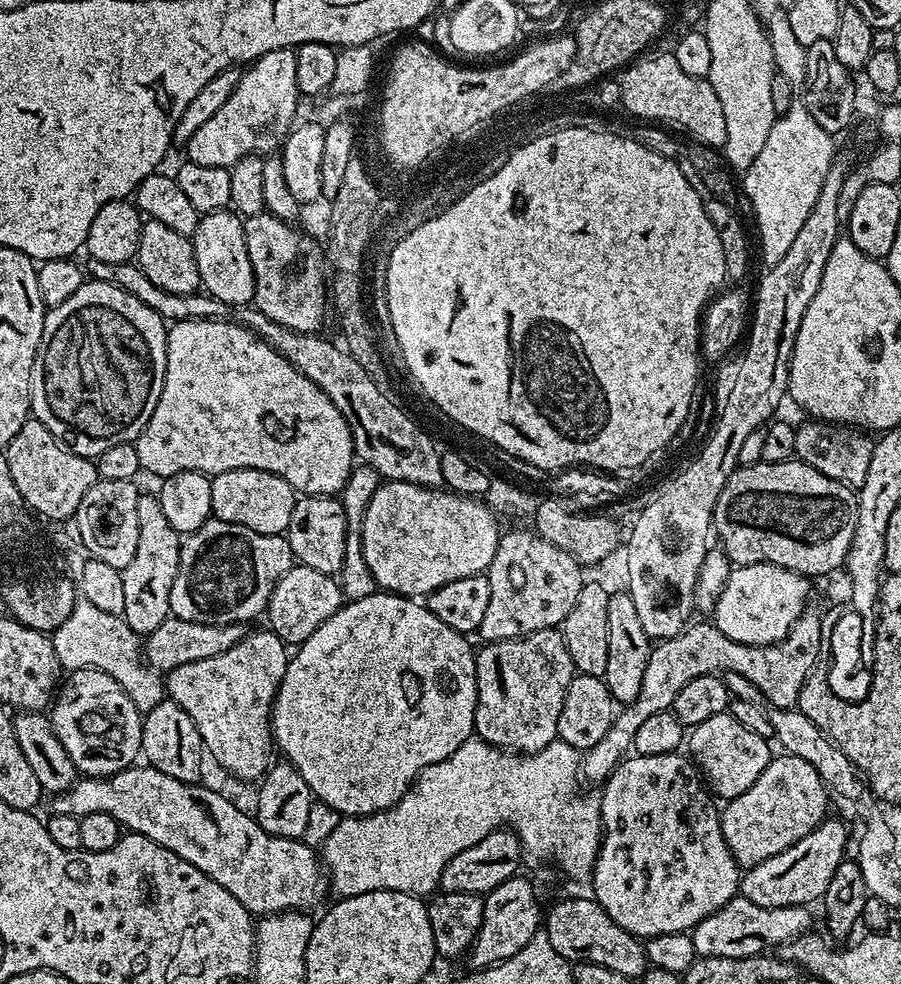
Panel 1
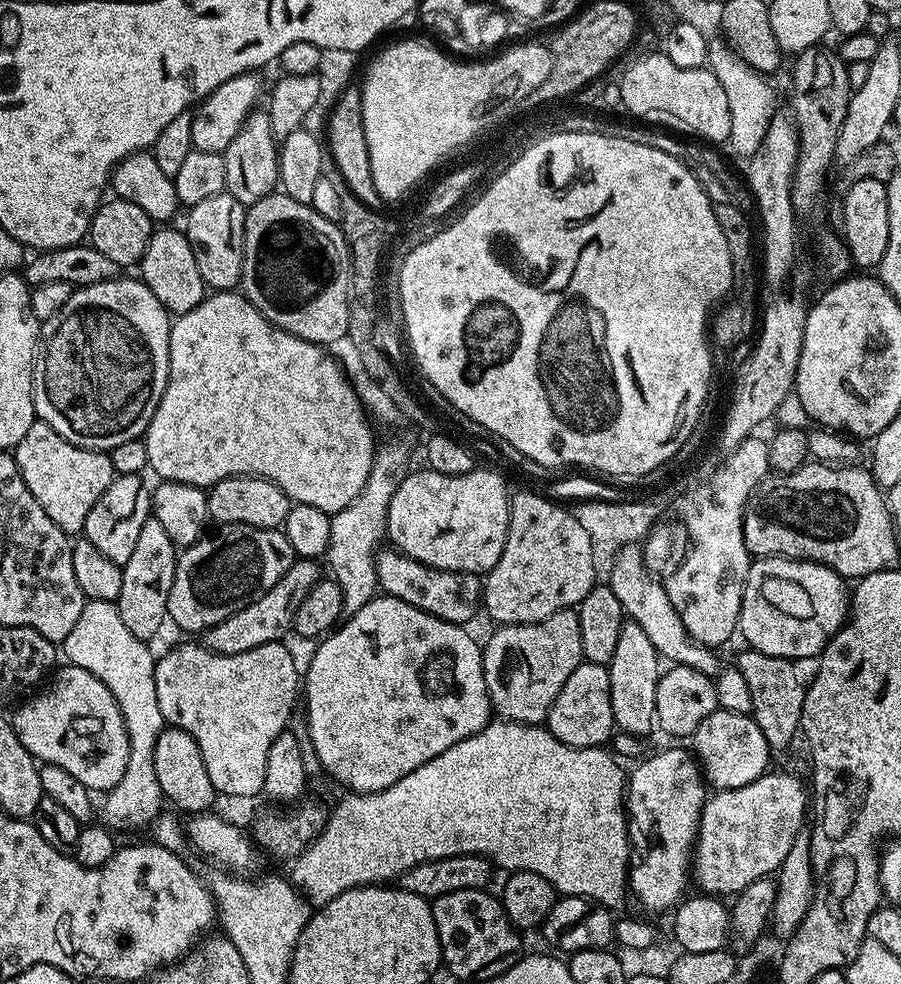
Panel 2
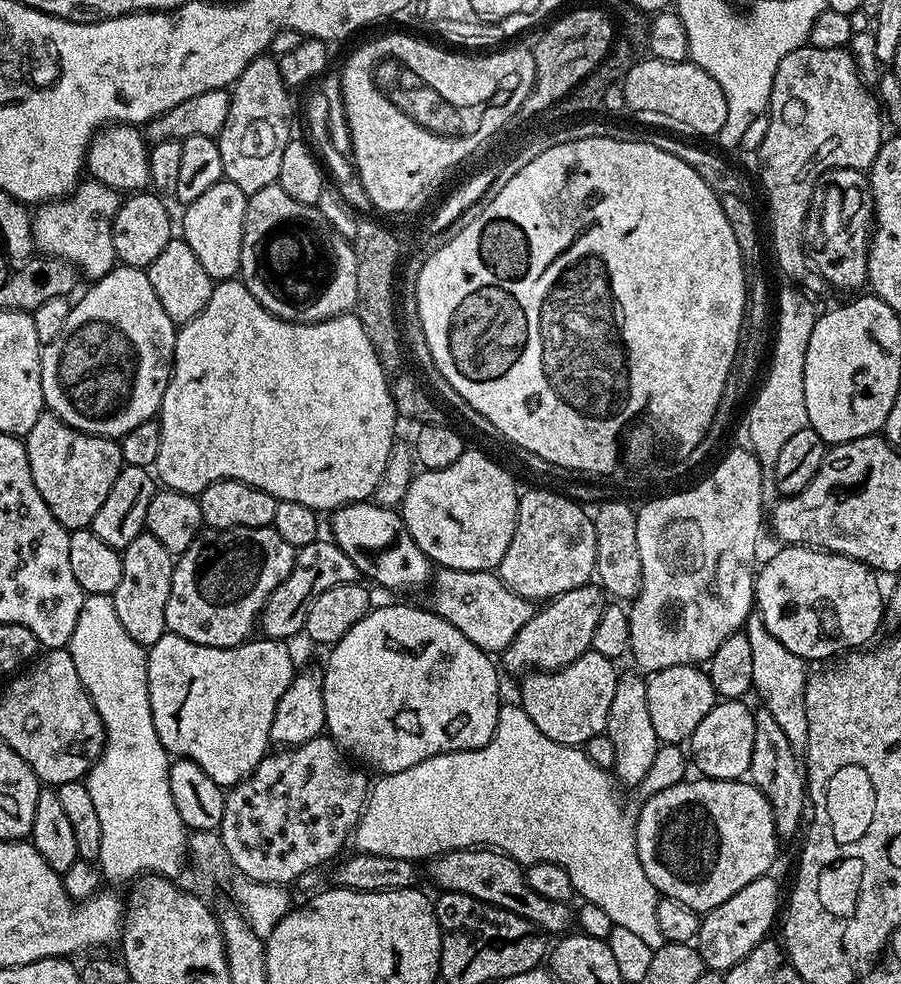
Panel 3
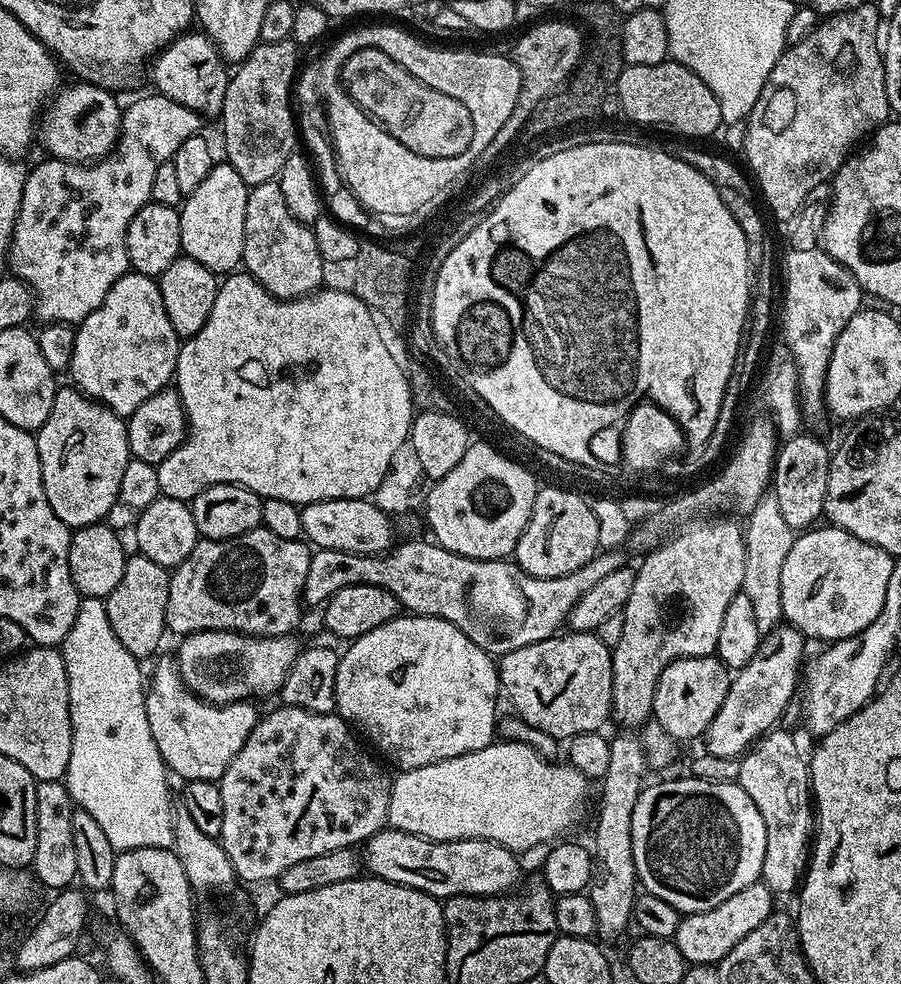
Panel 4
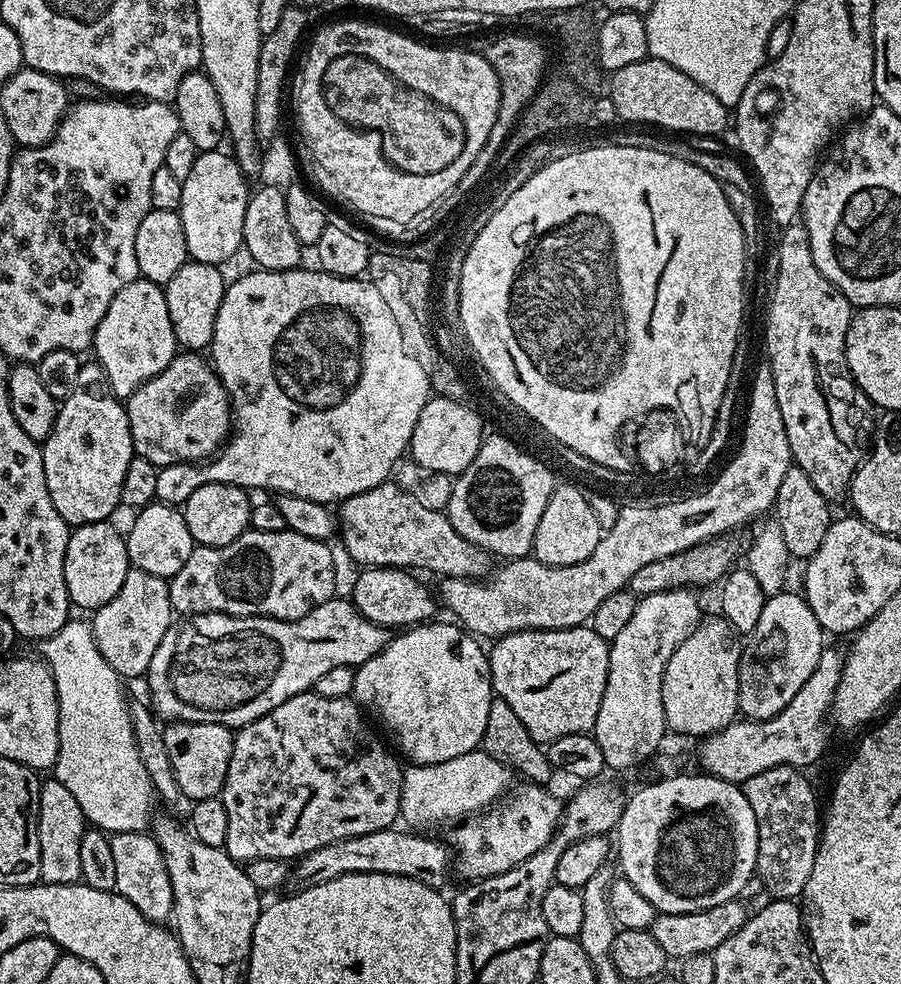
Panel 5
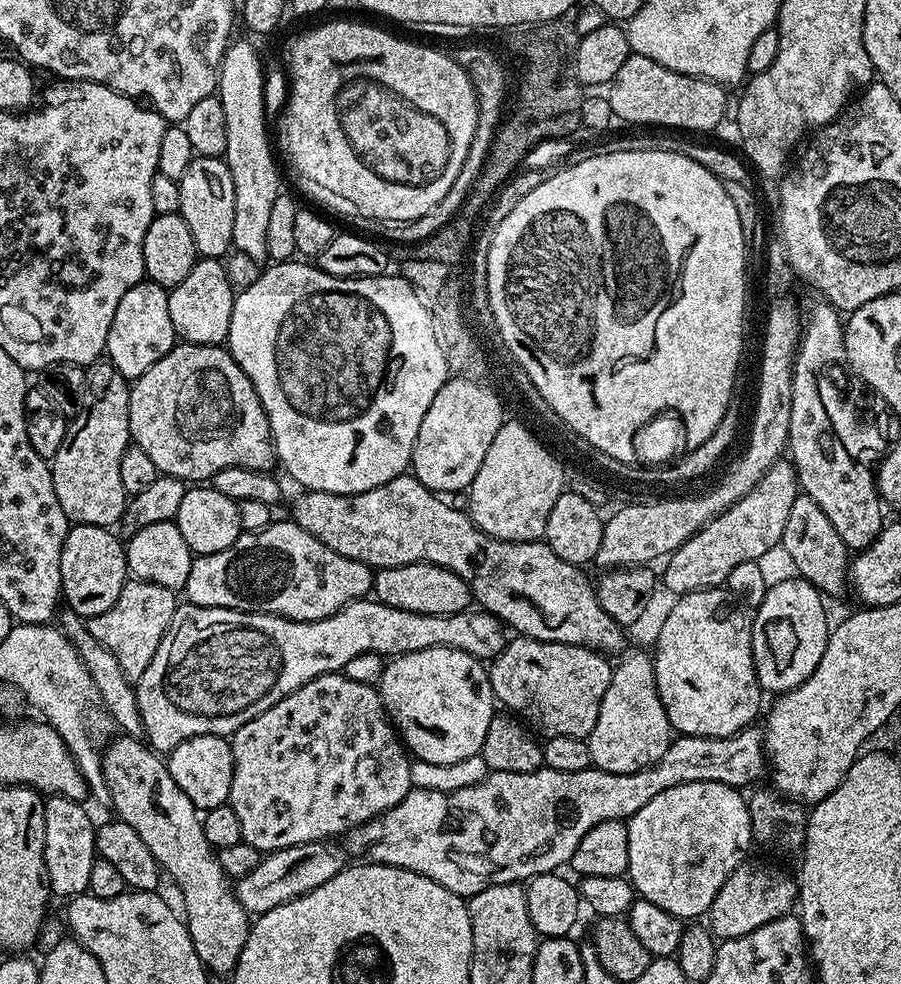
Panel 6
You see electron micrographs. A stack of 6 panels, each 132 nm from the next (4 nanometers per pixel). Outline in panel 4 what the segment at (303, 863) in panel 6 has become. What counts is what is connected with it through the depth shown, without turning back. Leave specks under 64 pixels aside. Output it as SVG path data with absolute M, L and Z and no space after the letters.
M391 826L374 833L362 848L363 867L377 880L422 890L437 898L502 896L511 893L521 883L520 864L516 860L519 860L517 853L498 842L427 840Z

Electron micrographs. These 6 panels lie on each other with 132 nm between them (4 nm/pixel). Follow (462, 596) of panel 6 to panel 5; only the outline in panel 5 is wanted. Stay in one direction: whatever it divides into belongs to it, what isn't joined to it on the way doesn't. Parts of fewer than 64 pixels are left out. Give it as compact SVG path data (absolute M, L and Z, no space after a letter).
M369 568L360 570L352 584L350 599L354 607L370 622L389 630L407 630L423 625L436 612L438 600L426 585L420 584L419 575L403 568Z

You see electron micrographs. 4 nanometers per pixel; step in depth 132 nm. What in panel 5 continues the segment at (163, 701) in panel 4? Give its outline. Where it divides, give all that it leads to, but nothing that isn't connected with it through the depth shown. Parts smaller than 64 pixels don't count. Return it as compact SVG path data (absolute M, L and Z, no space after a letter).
M178 720L169 723L163 729L163 733L166 751L170 756L170 765L173 766L181 797L189 796L189 801L195 802L202 798L220 796L223 793L226 774L230 766L233 729L210 722Z

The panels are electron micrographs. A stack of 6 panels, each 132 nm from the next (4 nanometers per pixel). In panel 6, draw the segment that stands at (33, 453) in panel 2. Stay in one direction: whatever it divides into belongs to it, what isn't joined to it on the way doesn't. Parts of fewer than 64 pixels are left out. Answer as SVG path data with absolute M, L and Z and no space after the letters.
M97 362L87 365L88 377L84 387L82 405L84 409L71 417L66 438L58 446L58 454L50 461L54 494L72 524L89 524L112 528L119 525L124 518L126 493L122 486L122 454L130 446L128 435L128 389L130 381L110 362Z

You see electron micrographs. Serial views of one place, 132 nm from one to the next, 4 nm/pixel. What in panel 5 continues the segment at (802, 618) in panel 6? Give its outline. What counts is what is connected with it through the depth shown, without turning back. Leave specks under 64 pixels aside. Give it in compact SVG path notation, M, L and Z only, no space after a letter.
M785 590L777 596L769 596L762 606L758 626L746 640L746 650L740 653L738 670L739 715L750 720L774 718L806 686L806 678L814 674L818 658L826 647L826 633L814 618L814 610L804 600L799 591Z

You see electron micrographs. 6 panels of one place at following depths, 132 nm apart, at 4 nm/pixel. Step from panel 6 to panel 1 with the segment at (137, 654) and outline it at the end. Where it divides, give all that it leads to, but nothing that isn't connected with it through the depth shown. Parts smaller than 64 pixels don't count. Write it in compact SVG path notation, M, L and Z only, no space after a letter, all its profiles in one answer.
M141 494L138 498L138 550L134 550L134 559L130 566L123 568L122 586L126 597L124 621L137 636L147 637L149 632L158 630L164 620L170 616L170 590L178 574L180 561L181 533L170 526L166 513L162 511L159 495Z

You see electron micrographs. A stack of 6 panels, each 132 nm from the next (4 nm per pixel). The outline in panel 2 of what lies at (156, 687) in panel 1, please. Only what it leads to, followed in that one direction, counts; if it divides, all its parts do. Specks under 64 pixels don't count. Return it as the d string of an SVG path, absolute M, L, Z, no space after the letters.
M85 599L82 606L82 614L78 614L78 622L70 634L62 642L62 652L66 657L67 663L78 666L82 670L90 670L110 694L114 694L114 702L118 702L118 710L122 710L122 718L126 722L128 731L128 741L130 742L130 758L126 762L126 774L122 774L122 782L114 786L103 797L104 817L103 823L113 830L128 832L131 828L147 829L155 821L156 817L161 815L162 797L160 787L158 786L158 774L154 774L154 746L158 742L158 734L166 727L162 718L162 710L158 710L158 694L154 686L154 670L156 669L157 657L152 656L148 649L149 645L143 640L139 640L122 622L122 614L110 600L90 600Z

